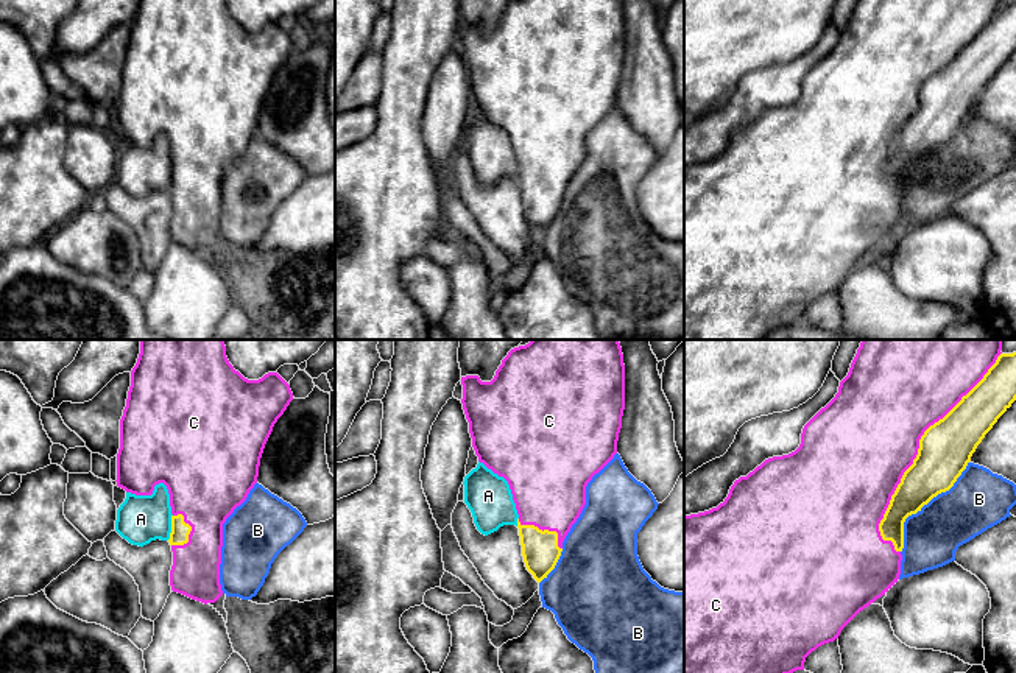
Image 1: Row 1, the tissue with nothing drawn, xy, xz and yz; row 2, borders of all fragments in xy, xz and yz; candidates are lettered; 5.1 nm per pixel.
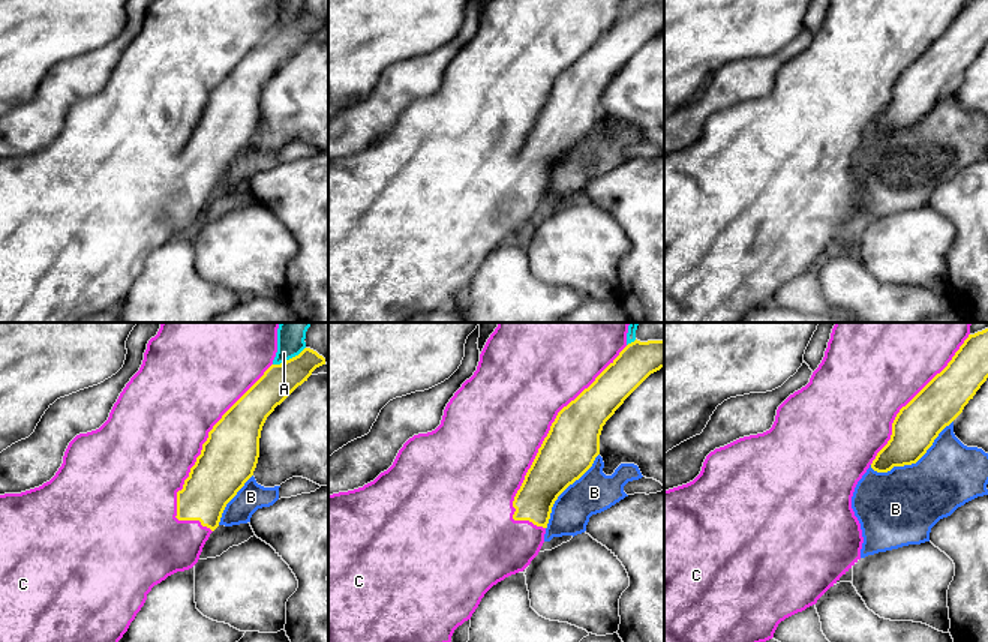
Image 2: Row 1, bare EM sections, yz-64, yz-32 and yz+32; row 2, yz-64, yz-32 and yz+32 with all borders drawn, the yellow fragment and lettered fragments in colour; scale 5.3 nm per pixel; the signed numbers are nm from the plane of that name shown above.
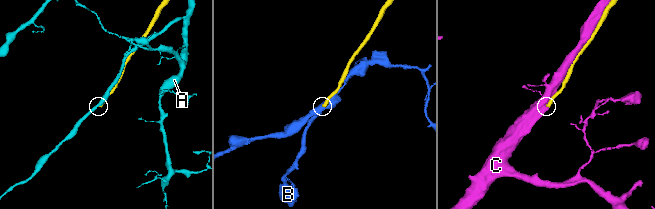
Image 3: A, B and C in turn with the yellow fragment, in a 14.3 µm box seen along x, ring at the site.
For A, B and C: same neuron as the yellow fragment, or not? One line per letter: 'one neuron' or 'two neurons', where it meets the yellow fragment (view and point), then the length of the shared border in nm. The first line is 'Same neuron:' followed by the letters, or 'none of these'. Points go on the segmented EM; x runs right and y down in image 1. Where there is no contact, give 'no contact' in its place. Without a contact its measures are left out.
Same neuron: C
A: two neurons; meets yellow in xy at (172, 527); contact 140 nm long
B: two neurons; meets yellow in yz at (924, 503); contact 600 nm long
C: one neuron; meets yellow in yz at (918, 454); contact 1150 nm long

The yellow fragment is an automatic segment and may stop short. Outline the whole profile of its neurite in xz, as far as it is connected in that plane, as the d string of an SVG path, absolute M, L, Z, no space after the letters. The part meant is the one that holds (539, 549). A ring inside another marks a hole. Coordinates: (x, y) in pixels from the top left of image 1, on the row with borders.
M531 340L528 344L514 347L508 352L491 382L482 382L478 375L466 375L461 377L461 385L461 403L469 422L475 455L480 463L508 481L519 514L517 528L524 562L533 578L541 583L555 569L563 551L563 542L586 505L587 483L617 453L617 441L625 410L625 365L620 343L619 340Z

